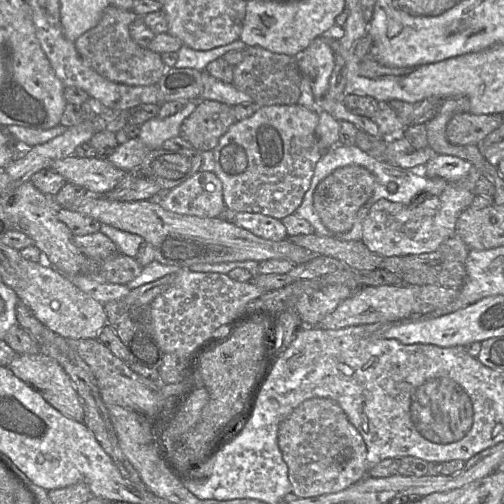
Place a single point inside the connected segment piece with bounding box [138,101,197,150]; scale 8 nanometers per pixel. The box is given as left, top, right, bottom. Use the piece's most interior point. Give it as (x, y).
(153, 133)

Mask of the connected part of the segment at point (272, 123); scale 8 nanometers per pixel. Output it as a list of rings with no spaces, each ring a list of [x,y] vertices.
[[[292,104],[258,107],[252,116],[231,125],[213,149],[214,173],[222,182],[226,209],[230,213],[259,213],[279,220],[293,214],[302,203],[310,186],[315,165],[324,153],[316,136],[318,122],[317,108],[308,109]]]

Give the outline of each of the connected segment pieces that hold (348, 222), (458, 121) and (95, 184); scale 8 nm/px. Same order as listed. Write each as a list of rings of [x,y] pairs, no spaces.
[[[349,165],[335,169],[325,177],[313,193],[313,207],[322,223],[335,233],[351,230],[359,209],[370,199],[376,177],[364,167]]]
[[[455,114],[446,127],[446,137],[454,145],[480,144],[503,122],[502,114]]]
[[[75,155],[52,162],[48,168],[62,175],[66,182],[86,188],[89,194],[105,195],[126,175],[107,158],[81,158]]]

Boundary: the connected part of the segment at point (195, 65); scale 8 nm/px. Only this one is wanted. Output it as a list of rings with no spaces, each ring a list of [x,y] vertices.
[[[239,39],[230,44],[208,51],[194,50],[188,46],[183,45],[176,52],[177,61],[173,68],[192,68],[203,72],[206,66],[215,59],[230,51],[243,50],[246,47],[247,46]]]

